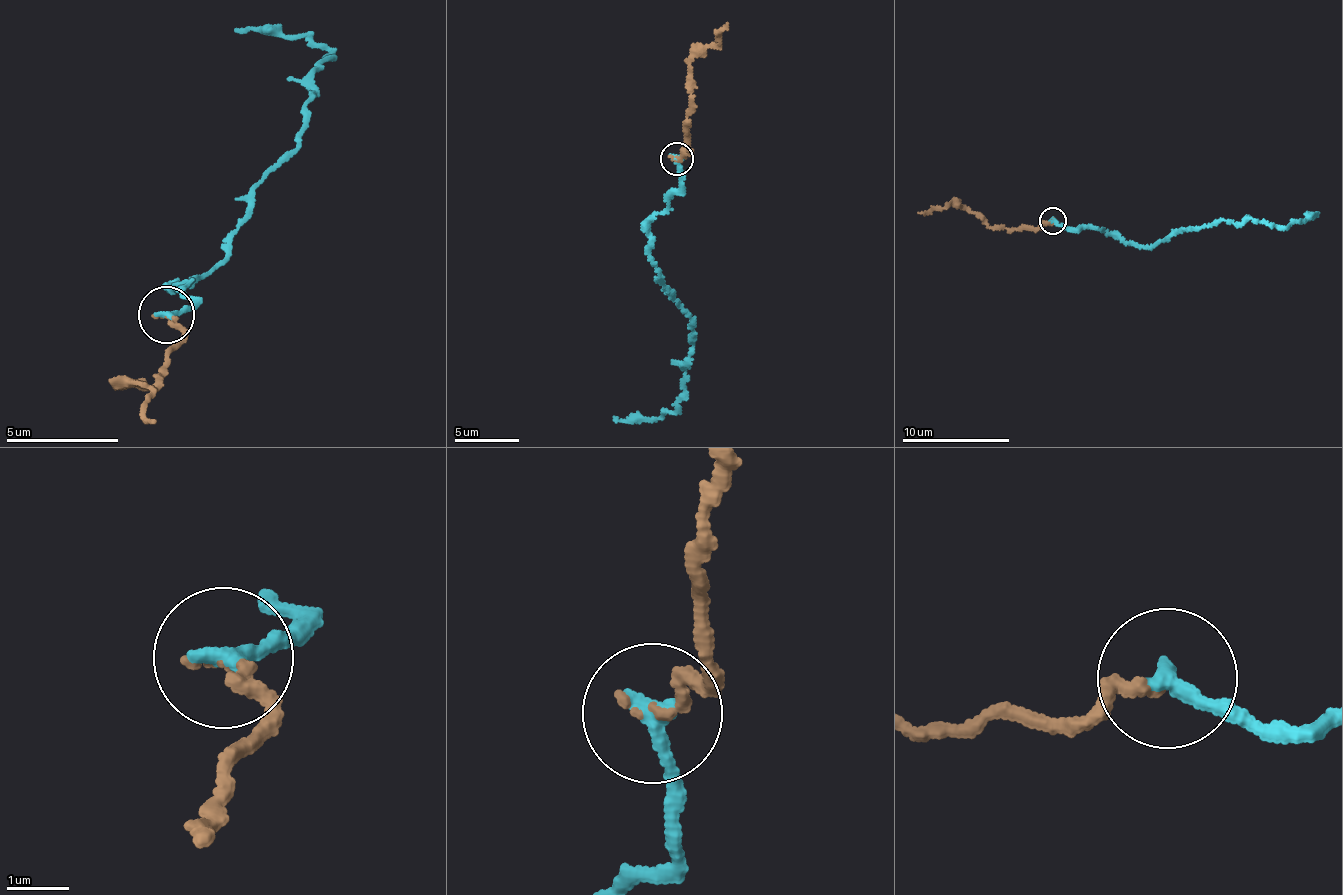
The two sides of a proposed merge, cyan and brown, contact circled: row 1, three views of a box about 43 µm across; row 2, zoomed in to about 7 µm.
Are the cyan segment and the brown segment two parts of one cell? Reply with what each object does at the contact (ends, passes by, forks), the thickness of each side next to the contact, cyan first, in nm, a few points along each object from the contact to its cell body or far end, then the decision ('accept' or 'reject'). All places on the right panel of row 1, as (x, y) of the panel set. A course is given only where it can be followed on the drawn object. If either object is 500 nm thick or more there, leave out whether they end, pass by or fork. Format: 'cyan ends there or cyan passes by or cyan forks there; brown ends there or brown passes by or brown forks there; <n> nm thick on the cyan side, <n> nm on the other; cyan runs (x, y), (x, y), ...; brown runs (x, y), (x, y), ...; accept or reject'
cyan ends there; brown ends there; 320 nm thick on the cyan side, 180 nm on the other; cyan runs (1053, 220), (1154, 248), (1222, 220), (1284, 227), (1316, 212); brown runs (1053, 223), (1036, 228), (998, 228), (967, 211), (948, 206), (918, 212); accept

